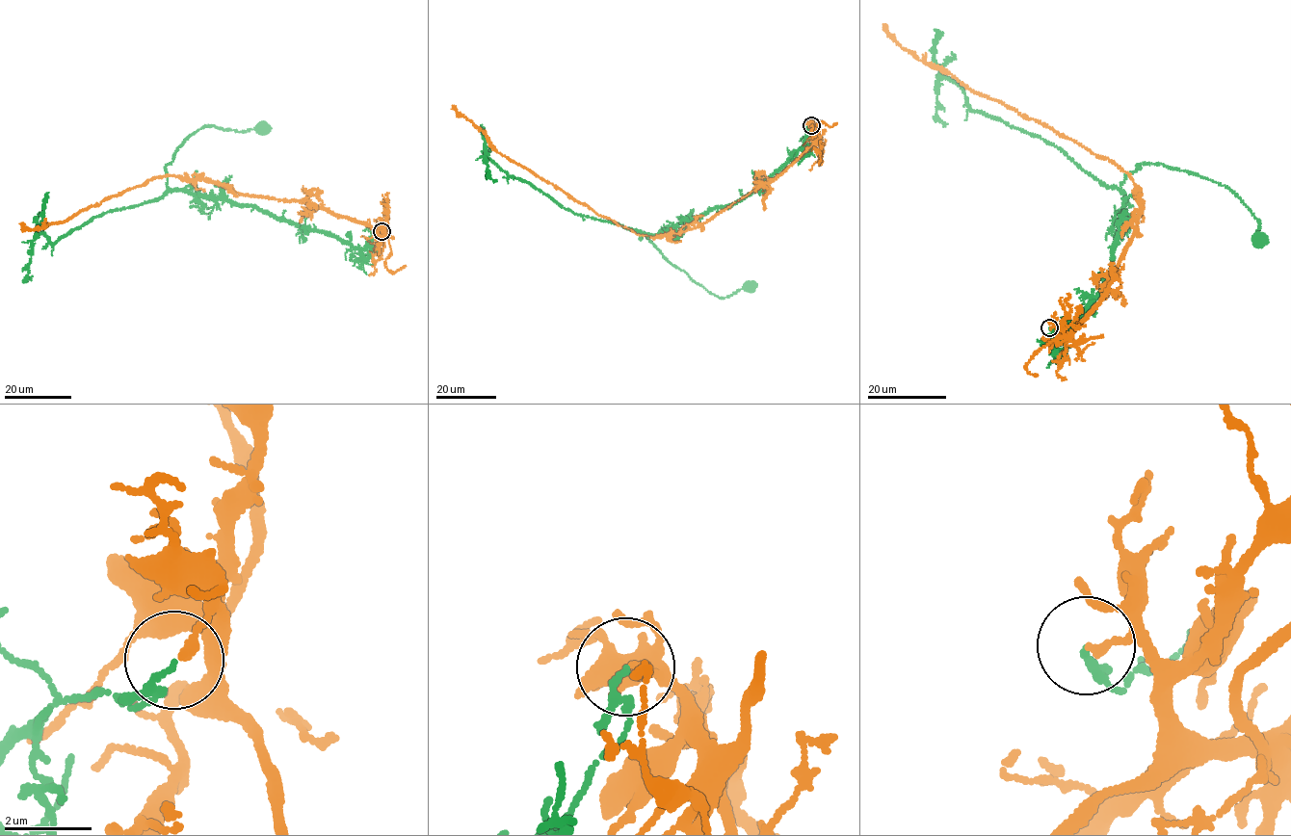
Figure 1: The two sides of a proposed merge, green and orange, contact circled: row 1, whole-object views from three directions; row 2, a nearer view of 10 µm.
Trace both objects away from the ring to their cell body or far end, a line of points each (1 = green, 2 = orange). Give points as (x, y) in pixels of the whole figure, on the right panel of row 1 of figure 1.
1: (1049, 327), (1058, 338), (1098, 295), (1121, 183), (1137, 165), (1225, 185), (1258, 220), (1256, 240)
2: (1049, 327), (1067, 335), (1106, 293), (1135, 231), (1140, 208), (1134, 182), (1107, 158), (916, 58), (883, 24)

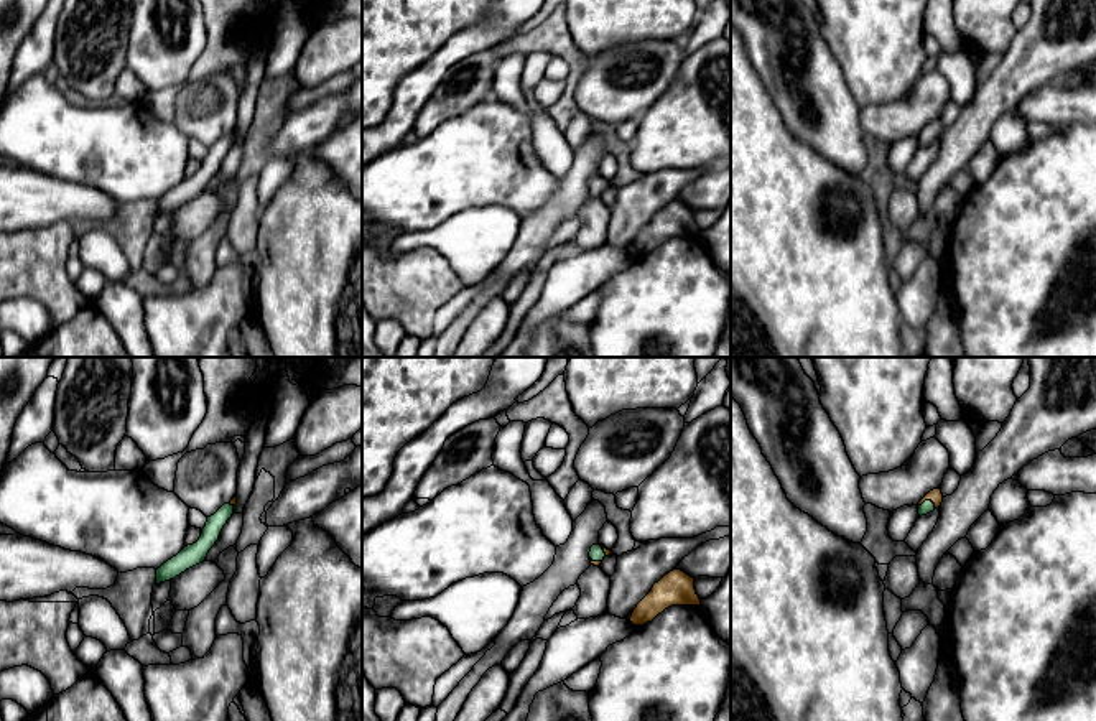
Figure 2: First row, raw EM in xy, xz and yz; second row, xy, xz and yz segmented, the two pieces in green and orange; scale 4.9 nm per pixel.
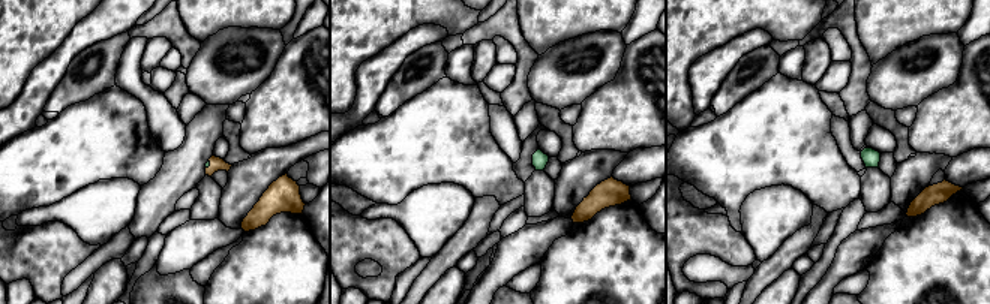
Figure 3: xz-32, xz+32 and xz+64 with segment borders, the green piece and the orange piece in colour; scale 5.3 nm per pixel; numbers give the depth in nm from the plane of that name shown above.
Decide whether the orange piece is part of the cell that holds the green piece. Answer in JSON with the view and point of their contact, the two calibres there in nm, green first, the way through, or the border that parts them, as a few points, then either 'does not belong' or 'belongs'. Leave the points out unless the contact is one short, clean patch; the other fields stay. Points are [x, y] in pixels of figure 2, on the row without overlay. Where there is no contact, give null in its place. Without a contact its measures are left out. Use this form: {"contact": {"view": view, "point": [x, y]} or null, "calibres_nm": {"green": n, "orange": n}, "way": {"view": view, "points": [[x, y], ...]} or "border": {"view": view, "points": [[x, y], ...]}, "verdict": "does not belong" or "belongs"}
{"contact": {"view": "yz", "point": [927, 132]}, "calibres_nm": {"green": 60, "orange": 70}, "border": {"view": "yz", "points": [[935, 135], [924, 132], [919, 137]]}, "verdict": "does not belong"}

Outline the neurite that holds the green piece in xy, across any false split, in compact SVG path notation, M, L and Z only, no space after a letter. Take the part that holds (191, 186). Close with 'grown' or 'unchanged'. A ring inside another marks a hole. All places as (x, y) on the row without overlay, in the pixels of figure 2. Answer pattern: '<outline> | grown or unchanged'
M224 135L214 147L207 148L199 171L193 176L184 178L176 188L156 201L156 216L174 211L186 201L202 194L209 181L219 171L219 166L232 145L234 137Z | unchanged

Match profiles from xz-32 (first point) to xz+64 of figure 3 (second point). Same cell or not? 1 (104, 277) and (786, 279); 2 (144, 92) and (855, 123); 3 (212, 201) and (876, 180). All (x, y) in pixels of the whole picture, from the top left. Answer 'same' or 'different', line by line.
1: same
2: different
3: same

